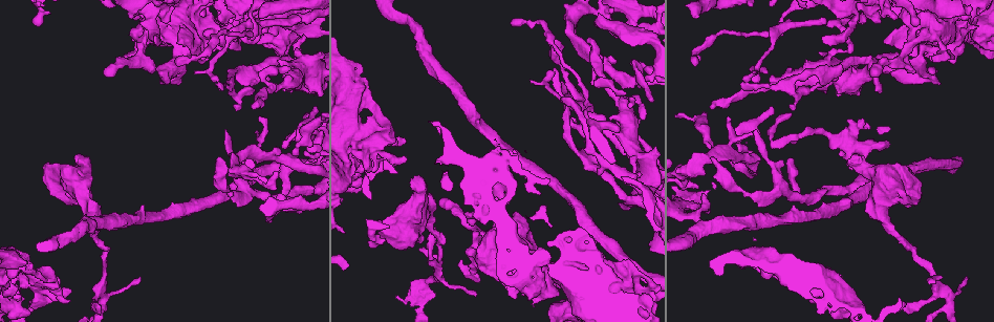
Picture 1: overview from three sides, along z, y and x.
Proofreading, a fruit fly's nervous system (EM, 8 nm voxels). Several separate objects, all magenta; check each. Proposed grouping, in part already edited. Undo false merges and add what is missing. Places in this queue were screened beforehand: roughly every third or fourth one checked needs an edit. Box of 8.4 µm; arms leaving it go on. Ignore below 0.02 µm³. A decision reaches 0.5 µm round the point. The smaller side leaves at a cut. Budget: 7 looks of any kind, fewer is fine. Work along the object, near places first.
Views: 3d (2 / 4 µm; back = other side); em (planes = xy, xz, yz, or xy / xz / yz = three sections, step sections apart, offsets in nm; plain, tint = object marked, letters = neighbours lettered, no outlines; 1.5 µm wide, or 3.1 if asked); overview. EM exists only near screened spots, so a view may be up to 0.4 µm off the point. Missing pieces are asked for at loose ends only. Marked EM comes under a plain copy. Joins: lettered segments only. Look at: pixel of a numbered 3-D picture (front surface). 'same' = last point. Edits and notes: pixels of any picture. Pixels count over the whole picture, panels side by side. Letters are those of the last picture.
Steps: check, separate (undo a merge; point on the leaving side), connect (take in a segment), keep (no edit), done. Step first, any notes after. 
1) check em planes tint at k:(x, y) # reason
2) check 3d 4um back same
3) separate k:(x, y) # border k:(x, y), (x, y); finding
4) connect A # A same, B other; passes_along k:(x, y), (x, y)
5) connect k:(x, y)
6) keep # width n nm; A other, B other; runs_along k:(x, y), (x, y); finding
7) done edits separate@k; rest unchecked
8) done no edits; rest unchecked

check em planes letters at 1:(156, 41) # an open end

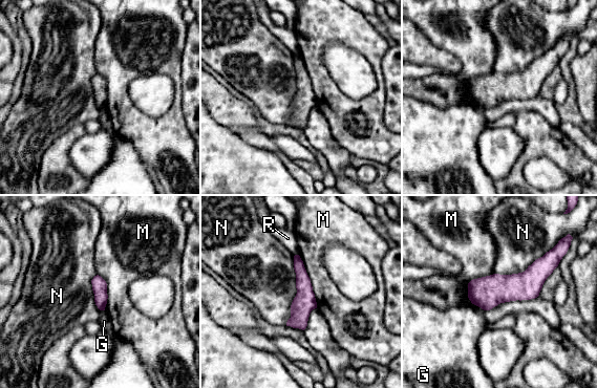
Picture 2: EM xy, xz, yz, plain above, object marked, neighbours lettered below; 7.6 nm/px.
keep # G other, M other, N other, R other; runs_along 2:(551, 256), (521, 286), (470, 295); none of them fits

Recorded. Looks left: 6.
check em xz step 4 letters at 1:(413, 180) # stops while still wide

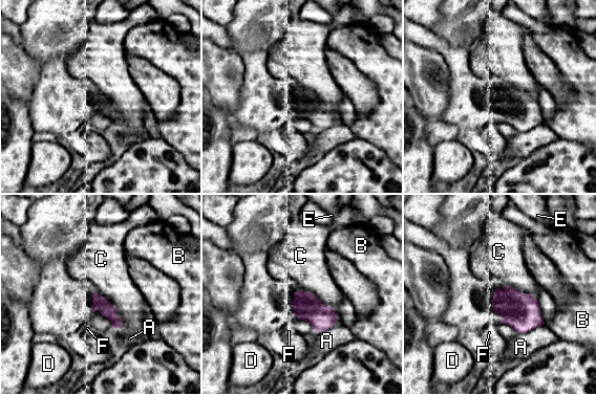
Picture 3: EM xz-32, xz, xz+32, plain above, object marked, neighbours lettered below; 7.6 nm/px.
check em yz step 8 letters same

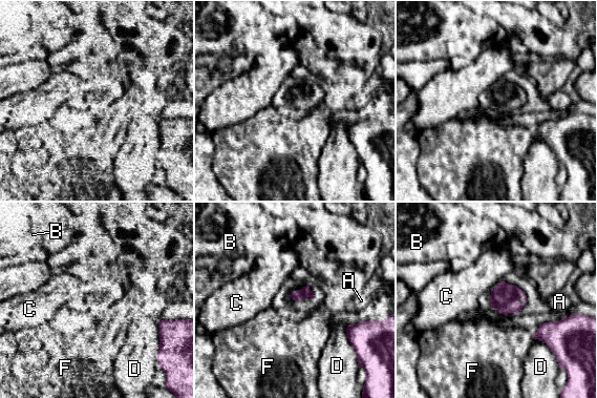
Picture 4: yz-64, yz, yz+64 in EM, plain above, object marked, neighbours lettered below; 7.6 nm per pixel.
keep # A other, B other, C other, D other, F other; border 4:(500, 280), (490, 290); no lettered segment goes on from it

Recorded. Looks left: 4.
check em planes tint at 1:(139, 279) # free end

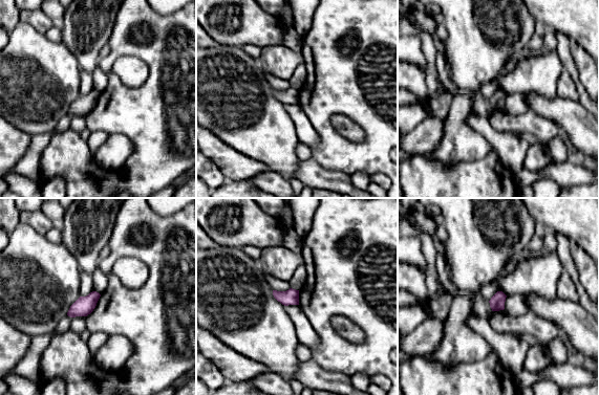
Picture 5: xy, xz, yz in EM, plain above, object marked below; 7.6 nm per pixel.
check em planes letters same # see the neighbours

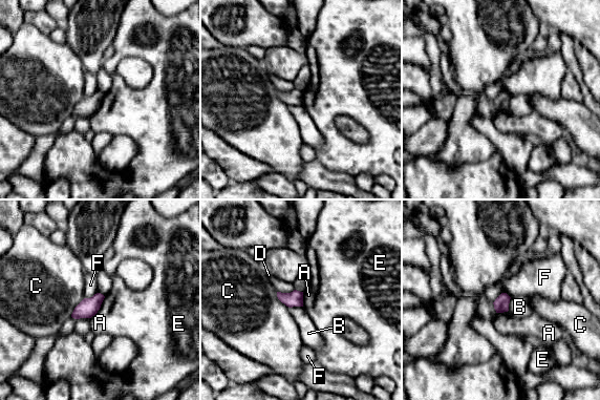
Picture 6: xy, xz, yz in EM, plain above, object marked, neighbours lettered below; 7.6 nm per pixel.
keep # A other, B other, C other, D other, E other, F other; none of them fits

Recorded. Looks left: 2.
done no edits; rest unchecked

